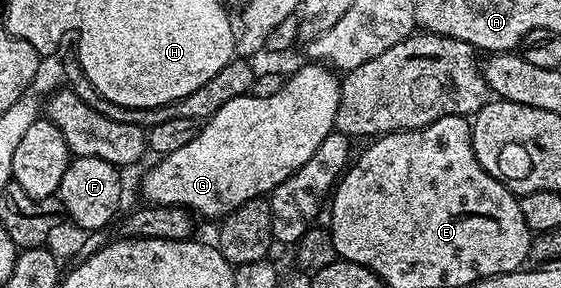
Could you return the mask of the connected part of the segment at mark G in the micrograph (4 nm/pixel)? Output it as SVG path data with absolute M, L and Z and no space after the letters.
M316 61L306 64L282 82L279 93L271 97L259 97L252 93L235 97L235 101L227 101L219 113L204 120L197 135L191 137L187 145L164 156L142 177L144 202L158 207L184 209L194 216L202 215L205 219L217 221L247 201L268 196L280 183L287 181L287 177L294 175L311 158L311 153L323 145L323 137L335 130L333 122L339 109L341 79L328 66Z

